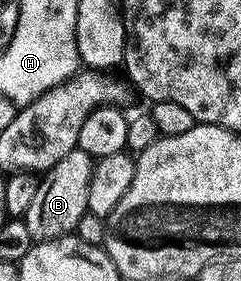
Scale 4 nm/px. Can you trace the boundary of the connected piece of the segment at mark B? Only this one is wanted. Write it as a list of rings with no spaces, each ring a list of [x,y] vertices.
[[[73,148],[56,166],[52,166],[38,181],[36,198],[32,198],[32,206],[28,206],[24,217],[28,226],[28,234],[32,234],[35,242],[58,240],[62,236],[77,233],[80,218],[84,218],[88,206],[88,182],[92,178],[94,157],[84,154],[84,150]]]

